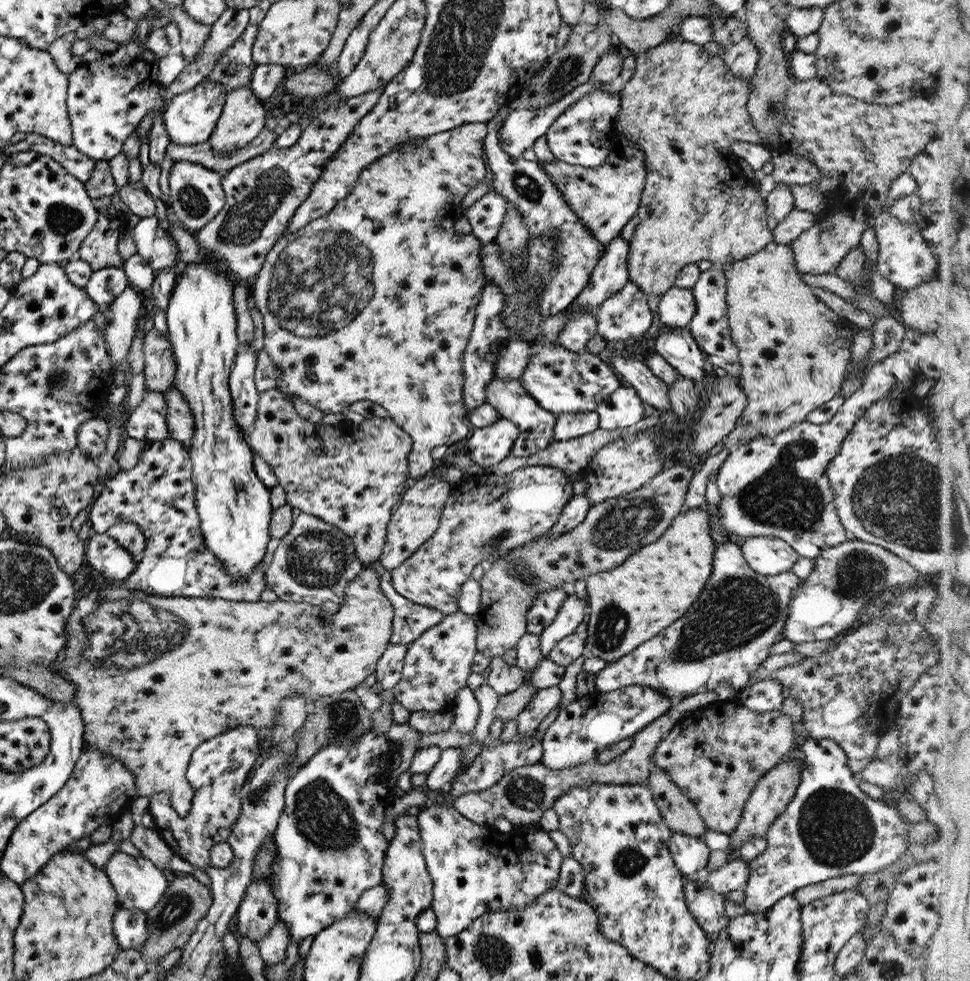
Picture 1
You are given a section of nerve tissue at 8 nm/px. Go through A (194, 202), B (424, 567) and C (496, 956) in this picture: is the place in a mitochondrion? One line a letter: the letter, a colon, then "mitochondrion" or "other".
A: mitochondrion
B: other
C: mitochondrion

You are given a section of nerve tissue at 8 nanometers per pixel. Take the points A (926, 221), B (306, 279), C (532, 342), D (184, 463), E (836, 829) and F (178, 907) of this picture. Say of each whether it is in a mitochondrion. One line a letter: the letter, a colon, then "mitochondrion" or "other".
A: other
B: mitochondrion
C: other
D: other
E: mitochondrion
F: mitochondrion

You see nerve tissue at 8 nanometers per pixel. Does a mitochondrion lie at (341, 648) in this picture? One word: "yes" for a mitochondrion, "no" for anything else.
no

